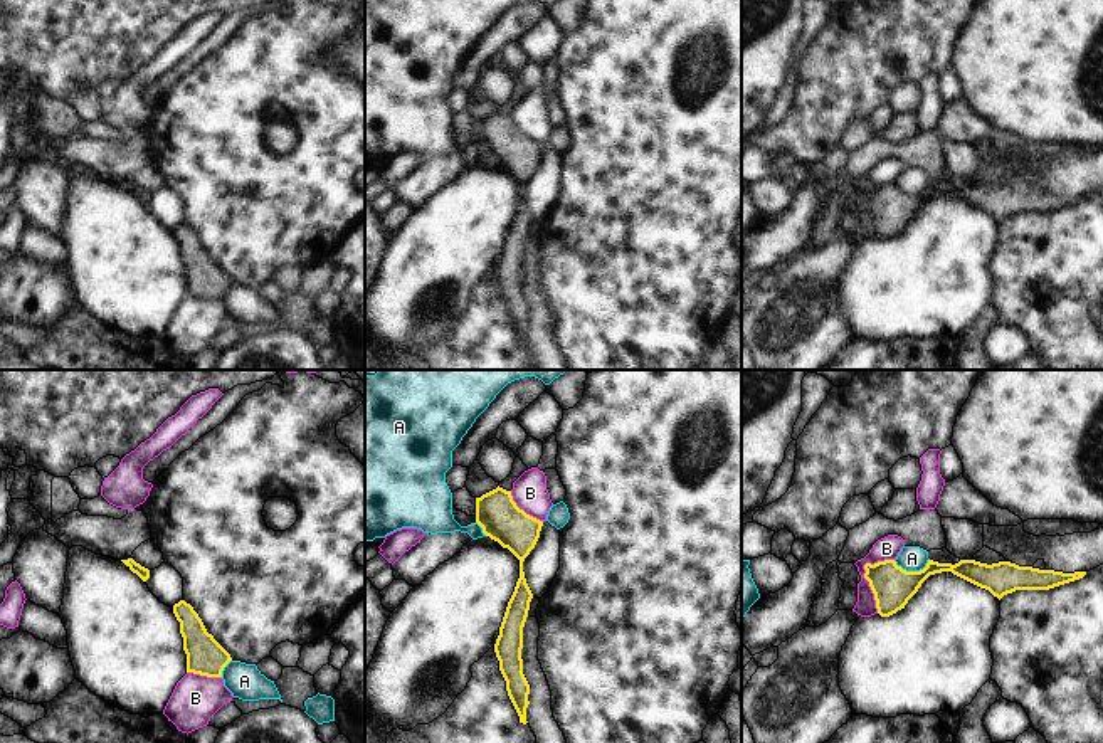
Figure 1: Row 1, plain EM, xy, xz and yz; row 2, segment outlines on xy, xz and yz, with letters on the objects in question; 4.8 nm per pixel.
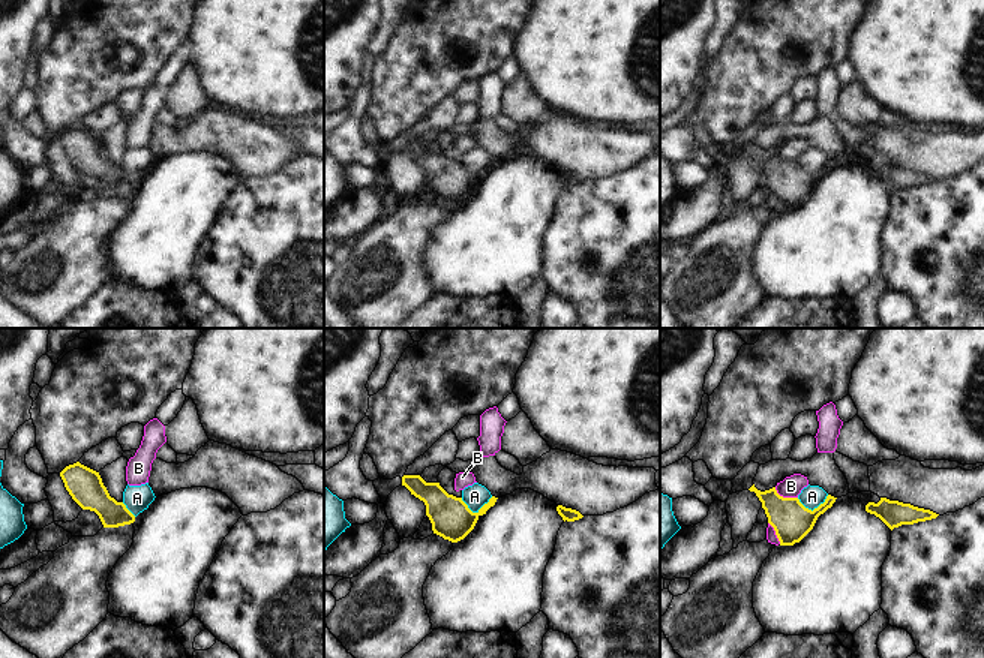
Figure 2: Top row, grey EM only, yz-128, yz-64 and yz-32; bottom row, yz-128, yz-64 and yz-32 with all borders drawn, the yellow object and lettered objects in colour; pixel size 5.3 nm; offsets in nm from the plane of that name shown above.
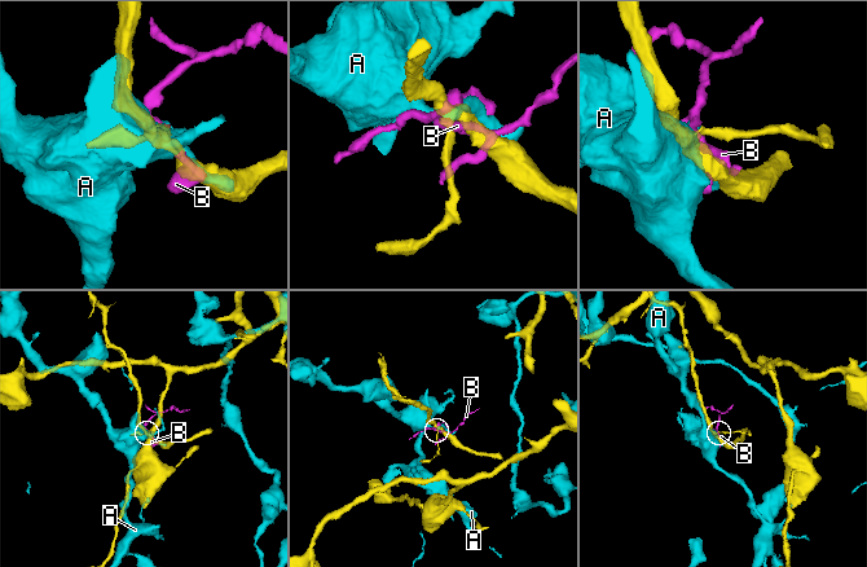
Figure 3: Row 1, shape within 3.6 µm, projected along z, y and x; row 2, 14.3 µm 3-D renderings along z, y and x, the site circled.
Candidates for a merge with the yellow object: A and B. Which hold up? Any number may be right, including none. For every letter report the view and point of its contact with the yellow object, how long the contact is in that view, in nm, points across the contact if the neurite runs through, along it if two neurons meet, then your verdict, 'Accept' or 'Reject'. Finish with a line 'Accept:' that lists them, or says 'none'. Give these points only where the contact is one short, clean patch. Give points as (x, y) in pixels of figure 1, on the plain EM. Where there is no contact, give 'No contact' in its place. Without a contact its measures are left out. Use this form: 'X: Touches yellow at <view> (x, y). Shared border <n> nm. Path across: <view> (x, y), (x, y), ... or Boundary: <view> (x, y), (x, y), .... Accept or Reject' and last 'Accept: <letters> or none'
A: Touches yellow at yz (912, 195). Shared border 180 nm. Reject
B: Touches yellow at yz (865, 199). Shared border 280 nm. Reject
Accept: none.

